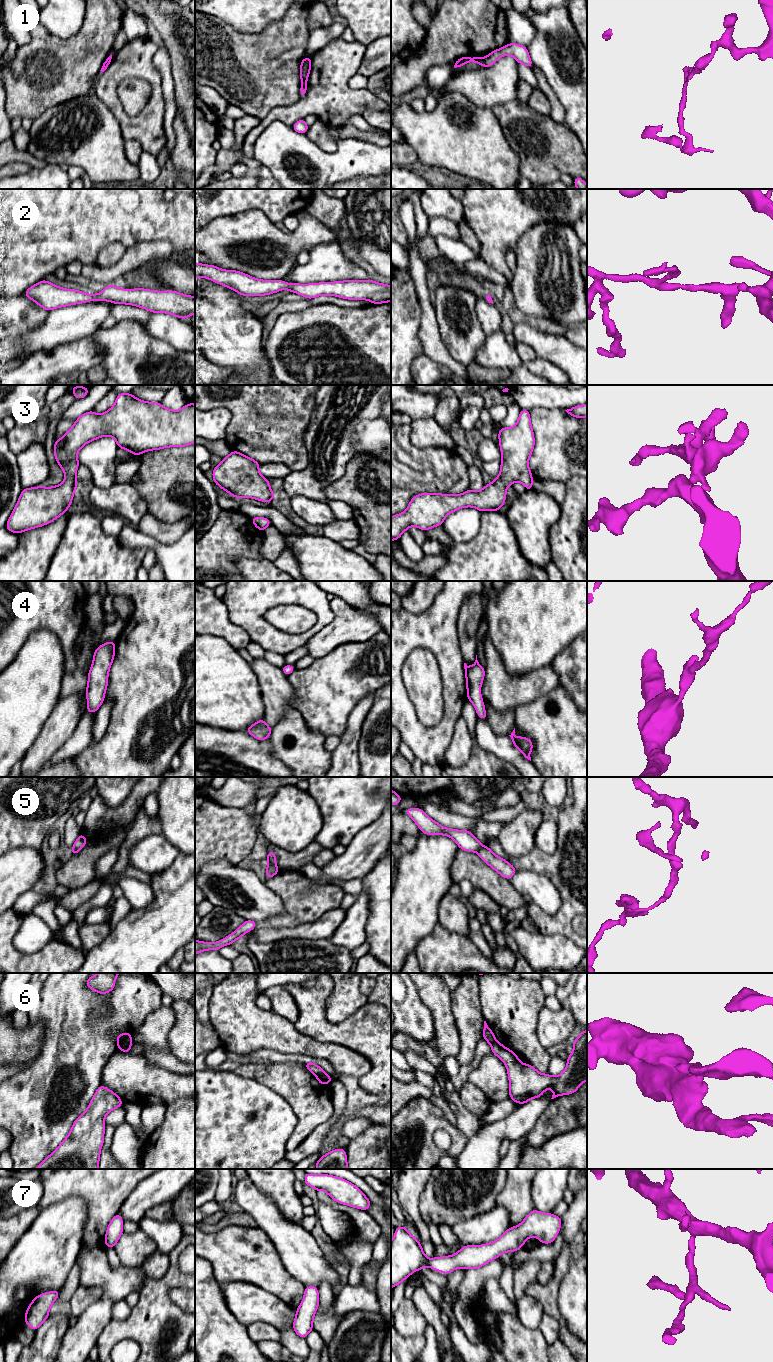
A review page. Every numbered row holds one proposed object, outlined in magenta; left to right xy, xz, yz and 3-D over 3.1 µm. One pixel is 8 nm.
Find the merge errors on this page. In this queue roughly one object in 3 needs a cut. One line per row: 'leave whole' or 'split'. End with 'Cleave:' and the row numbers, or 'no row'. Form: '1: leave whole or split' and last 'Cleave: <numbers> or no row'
1: split
2: leave whole
3: leave whole
4: leave whole
5: split
6: split
7: leave whole
Cleave: 1, 5, 6

